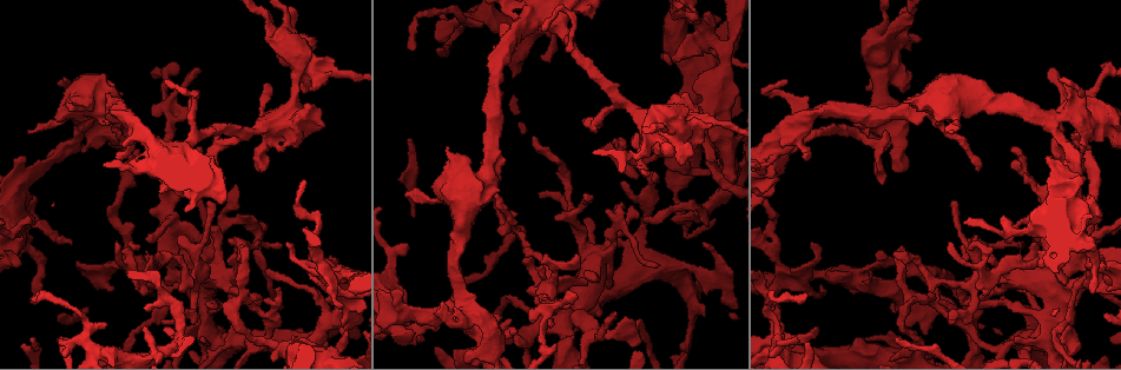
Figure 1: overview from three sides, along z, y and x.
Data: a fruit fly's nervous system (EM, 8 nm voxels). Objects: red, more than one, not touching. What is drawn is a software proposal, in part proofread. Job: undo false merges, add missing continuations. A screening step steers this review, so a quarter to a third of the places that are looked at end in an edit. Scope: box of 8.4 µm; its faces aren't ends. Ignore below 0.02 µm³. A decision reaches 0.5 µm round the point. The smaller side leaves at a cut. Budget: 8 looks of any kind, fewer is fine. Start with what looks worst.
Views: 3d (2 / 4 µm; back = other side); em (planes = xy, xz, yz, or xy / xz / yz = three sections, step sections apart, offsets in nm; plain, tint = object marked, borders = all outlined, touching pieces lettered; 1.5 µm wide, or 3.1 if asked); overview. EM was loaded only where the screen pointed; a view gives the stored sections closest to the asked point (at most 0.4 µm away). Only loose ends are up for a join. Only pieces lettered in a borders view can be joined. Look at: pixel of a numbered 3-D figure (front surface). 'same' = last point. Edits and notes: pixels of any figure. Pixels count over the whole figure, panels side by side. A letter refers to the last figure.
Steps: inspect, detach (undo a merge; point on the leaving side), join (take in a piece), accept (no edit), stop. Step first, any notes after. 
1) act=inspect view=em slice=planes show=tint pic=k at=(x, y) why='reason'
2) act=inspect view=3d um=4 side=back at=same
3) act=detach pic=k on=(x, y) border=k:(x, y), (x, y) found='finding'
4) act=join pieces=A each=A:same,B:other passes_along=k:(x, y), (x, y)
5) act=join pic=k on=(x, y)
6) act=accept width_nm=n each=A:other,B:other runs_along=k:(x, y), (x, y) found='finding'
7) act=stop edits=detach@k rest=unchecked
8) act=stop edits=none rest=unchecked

act=inspect view=3d um=4 pic=1 at=(268, 125) why='four arms meet'

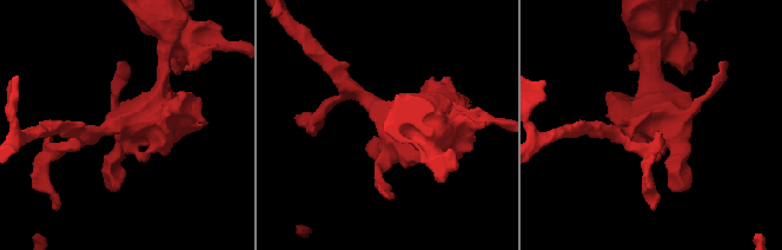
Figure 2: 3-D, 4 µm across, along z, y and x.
act=inspect view=em slice=planes show=plain pic=2 at=(645, 118) why='shape alone is not enough'

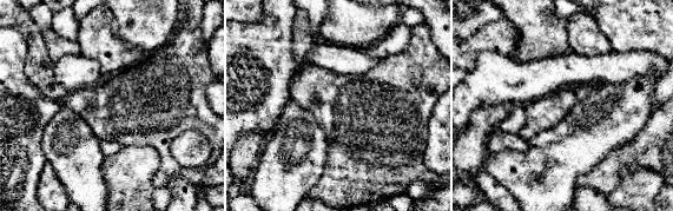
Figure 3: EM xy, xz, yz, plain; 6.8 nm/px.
act=inspect view=em slice=planes show=borders at=same why='what lies round it'

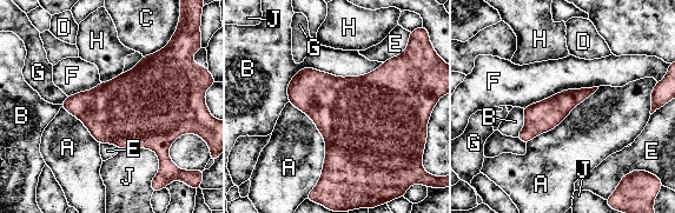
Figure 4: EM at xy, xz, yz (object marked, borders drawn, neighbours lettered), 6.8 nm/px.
act=accept each=A:other,B:other,C:other,D:other,E:other,F:other,G:other,H:other,J:other border=4:(121, 72), (117, 77), (101, 82) found='continuous, no second cell'

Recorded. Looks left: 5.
act=inspect view=3d um=2 pic=1 at=(948, 131) why='tapers out'

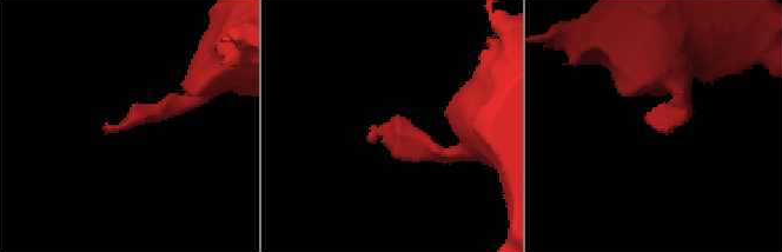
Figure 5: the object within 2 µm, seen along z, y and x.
act=inspect view=em slice=yz step=4 show=borders pic=5 at=(666, 131) why='now the EM'

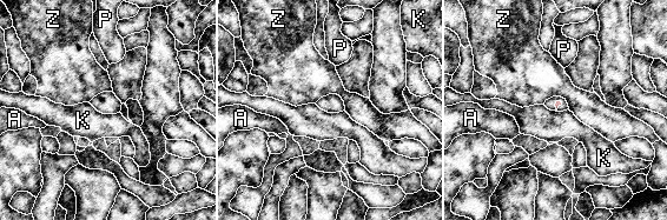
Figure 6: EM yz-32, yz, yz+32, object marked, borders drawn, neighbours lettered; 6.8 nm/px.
act=inspect view=em slice=planes show=borders at=same why='another direction'

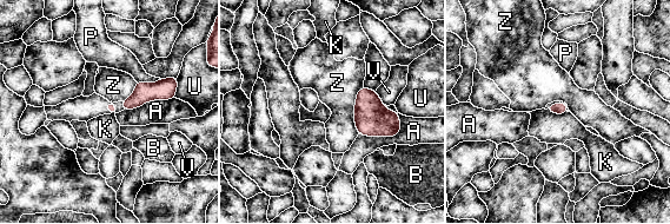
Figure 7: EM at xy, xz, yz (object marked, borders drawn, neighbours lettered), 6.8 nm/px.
act=accept longest_contact=Z:320nm each=A:other,B:other,K:other,P:other,U:other,V:other,Z:other border=7:(546, 109), (554, 113), (566, 112) found='no lettered piece goes on from it'

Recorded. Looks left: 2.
act=inspect view=3d um=4 side=back pic=1 at=(145, 330) why='free end'

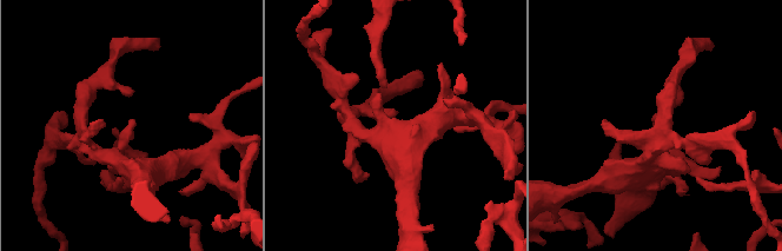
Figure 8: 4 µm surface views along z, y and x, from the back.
act=inspect view=em slice=xy step=4 show=borders pic=8 at=(133, 126)

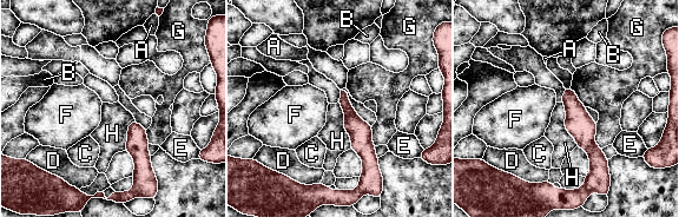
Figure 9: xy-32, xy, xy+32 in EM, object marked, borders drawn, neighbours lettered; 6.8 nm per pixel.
act=accept longest_contact=H:320nm each=A:other,B:other,C:other,D:other,E:other,F:other,G:other,H:other border=9:(337, 103), (351, 148) found='no lettered piece goes on from it'

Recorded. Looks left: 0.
act=stop edits=none rest=unchecked

